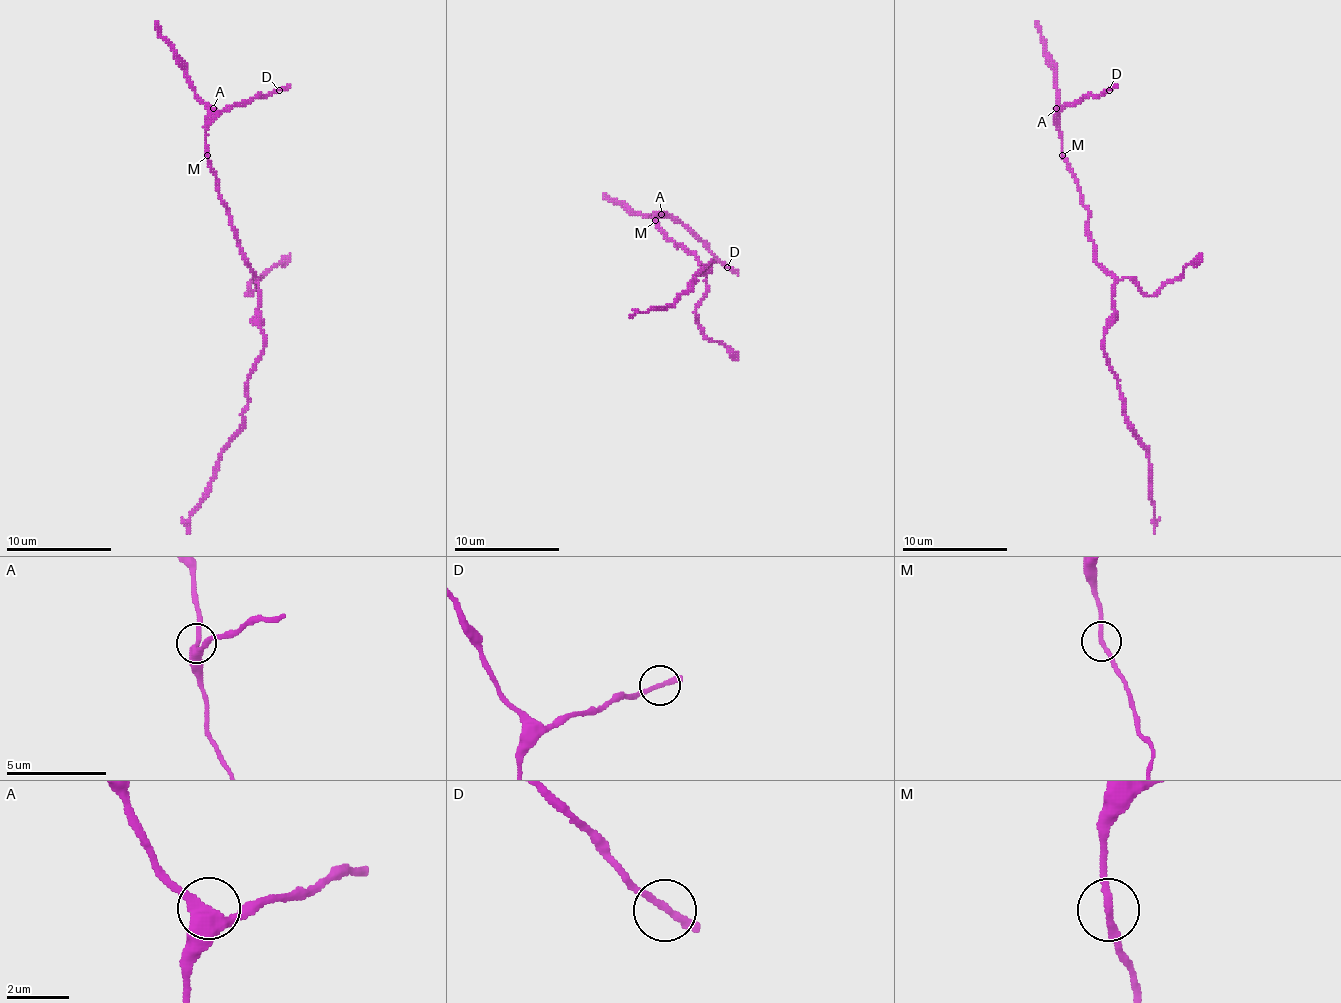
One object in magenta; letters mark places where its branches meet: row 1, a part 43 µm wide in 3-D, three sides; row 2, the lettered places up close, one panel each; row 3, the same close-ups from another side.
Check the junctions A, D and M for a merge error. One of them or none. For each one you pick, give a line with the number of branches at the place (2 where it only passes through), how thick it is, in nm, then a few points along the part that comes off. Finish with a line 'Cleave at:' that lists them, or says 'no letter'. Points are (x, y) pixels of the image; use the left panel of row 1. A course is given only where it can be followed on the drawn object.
Cleave at: no letter

